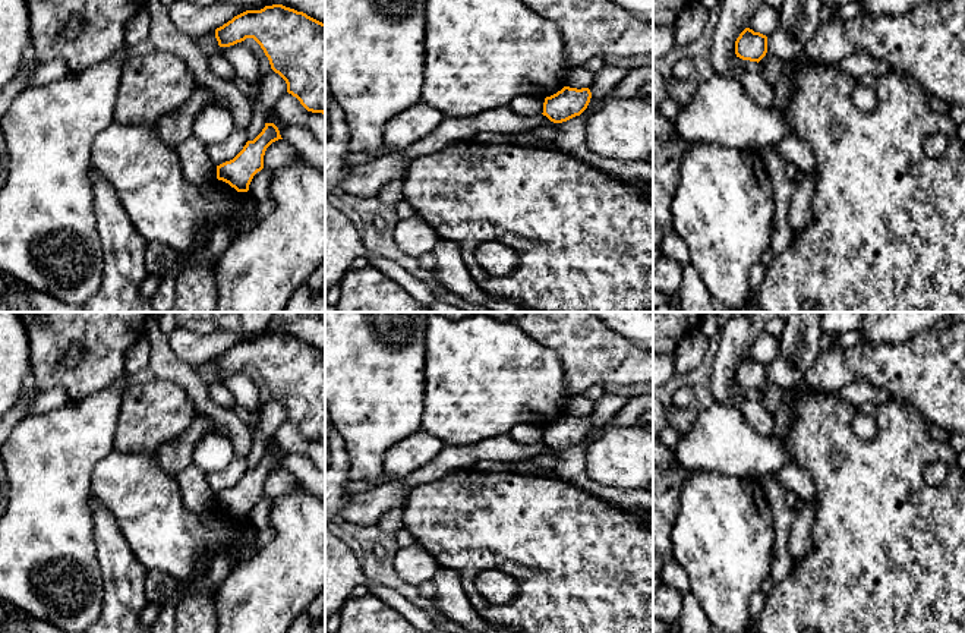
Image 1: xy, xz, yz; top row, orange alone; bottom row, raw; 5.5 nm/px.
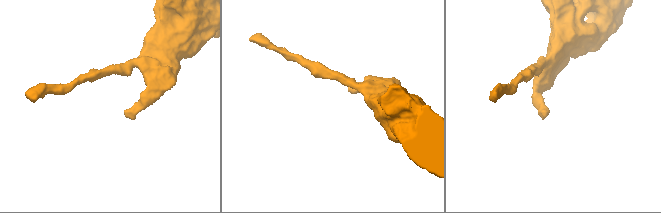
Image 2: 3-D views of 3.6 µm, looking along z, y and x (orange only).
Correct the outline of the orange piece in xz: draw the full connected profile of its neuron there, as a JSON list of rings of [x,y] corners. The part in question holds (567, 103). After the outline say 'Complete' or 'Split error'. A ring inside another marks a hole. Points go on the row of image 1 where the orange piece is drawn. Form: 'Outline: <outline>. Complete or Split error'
Outline: [[[564,86],[556,94],[546,97],[543,103],[543,116],[554,123],[567,122],[580,116],[589,106],[592,92],[589,88]]]. Complete

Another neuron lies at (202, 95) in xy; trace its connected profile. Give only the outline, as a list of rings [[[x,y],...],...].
[[[198,84],[186,104],[163,116],[152,127],[158,136],[170,147],[179,147],[192,136],[192,126],[196,114],[209,104],[215,104],[217,97],[211,88]]]

